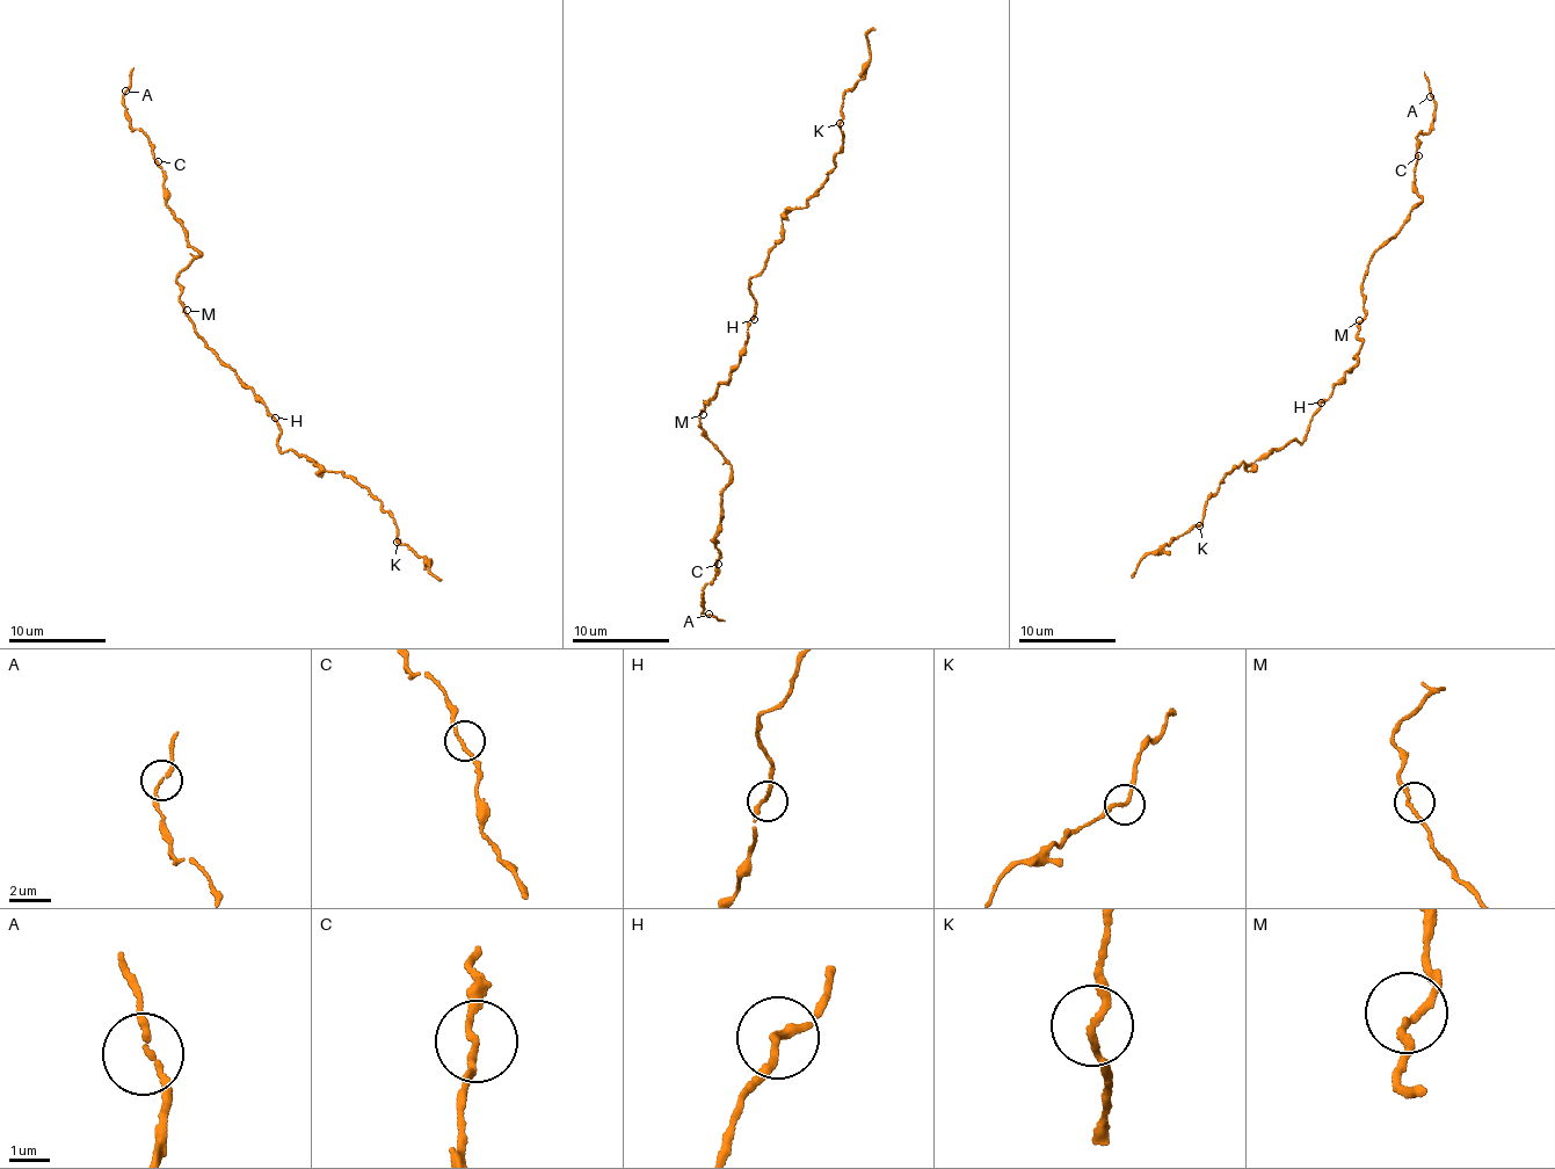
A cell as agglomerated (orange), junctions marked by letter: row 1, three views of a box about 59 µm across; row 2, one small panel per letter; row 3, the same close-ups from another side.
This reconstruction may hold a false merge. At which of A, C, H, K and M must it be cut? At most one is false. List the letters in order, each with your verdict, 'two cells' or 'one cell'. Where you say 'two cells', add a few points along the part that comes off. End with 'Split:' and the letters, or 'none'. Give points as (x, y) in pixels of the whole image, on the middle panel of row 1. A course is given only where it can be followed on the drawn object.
A: one cell
C: one cell
H: one cell
K: one cell
M: one cell
Split: none

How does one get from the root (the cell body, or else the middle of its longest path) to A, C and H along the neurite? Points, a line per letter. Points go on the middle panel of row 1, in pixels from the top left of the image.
A: (735, 367), (705, 401), (699, 421), (731, 472), (713, 539), (718, 572), (702, 593), (709, 614)
C: (735, 367), (711, 403), (705, 401), (699, 421), (731, 472), (713, 539), (718, 564)
H: (735, 367), (747, 339), (746, 328), (754, 319)

